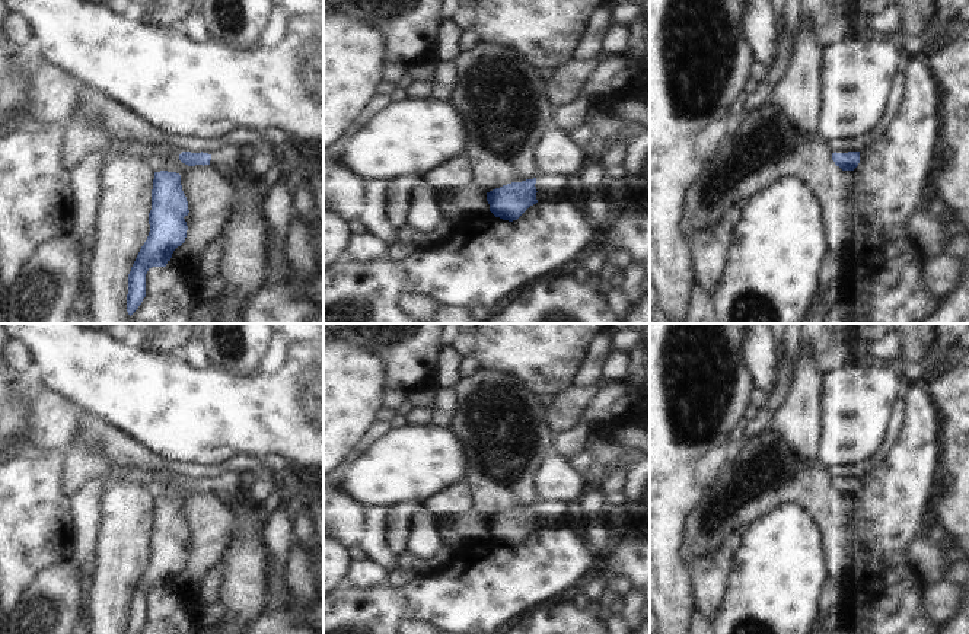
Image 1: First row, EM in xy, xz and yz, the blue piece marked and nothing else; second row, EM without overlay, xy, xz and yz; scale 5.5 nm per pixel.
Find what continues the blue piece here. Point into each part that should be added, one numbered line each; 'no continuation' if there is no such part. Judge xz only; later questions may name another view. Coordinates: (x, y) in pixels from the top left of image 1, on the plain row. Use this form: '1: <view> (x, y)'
1: xz (544, 507)

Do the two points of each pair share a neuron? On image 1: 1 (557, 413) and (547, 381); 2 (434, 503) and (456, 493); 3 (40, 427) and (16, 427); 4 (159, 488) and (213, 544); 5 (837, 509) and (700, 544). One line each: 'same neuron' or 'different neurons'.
1: different neurons
2: same neuron
3: different neurons
4: same neuron
5: same neuron

